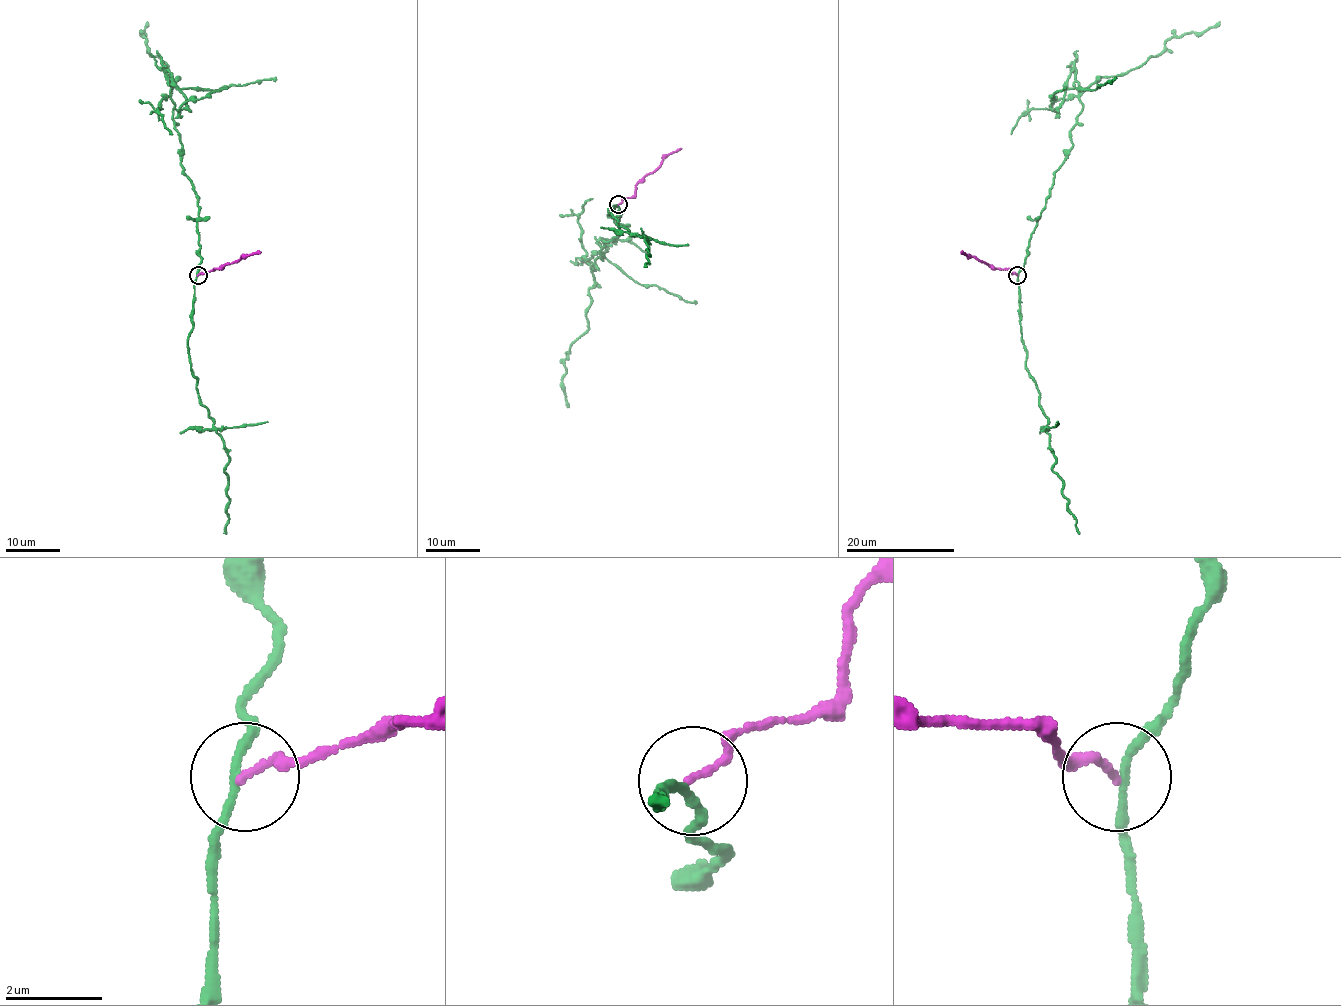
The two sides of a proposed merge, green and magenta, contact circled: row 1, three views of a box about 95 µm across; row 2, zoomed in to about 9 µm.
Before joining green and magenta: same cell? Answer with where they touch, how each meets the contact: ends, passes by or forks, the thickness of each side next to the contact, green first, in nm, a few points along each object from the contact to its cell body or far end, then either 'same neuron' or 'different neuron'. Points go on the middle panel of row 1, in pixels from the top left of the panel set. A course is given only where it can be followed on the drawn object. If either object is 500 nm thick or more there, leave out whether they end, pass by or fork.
place (618, 204); green passes by; magenta ends; calibres 160 and 150 nm; course green (618, 205), (619, 232), (591, 267), (588, 328), (564, 360), (568, 407); course magenta (618, 205), (634, 194), (635, 186), (661, 161), (682, 148); different neuron

